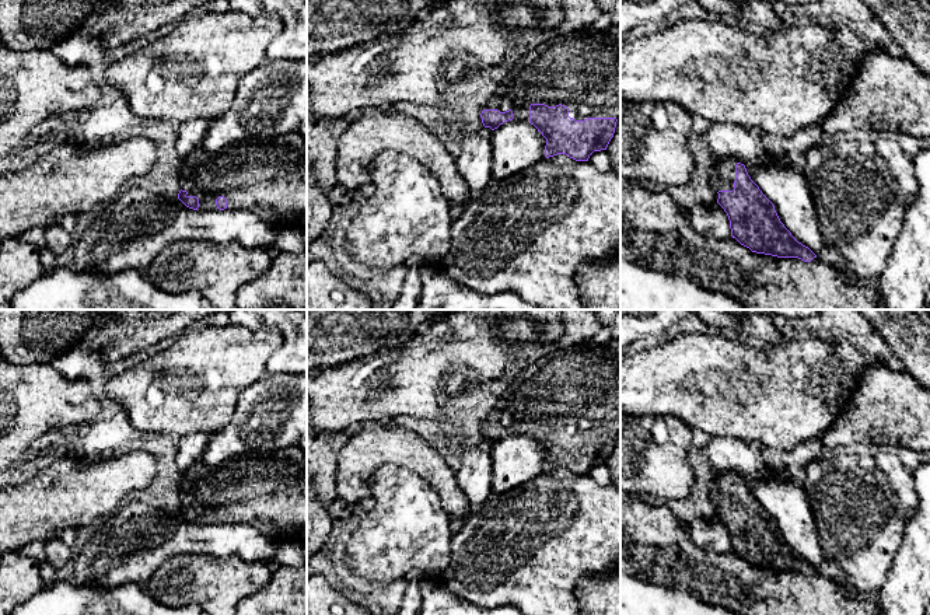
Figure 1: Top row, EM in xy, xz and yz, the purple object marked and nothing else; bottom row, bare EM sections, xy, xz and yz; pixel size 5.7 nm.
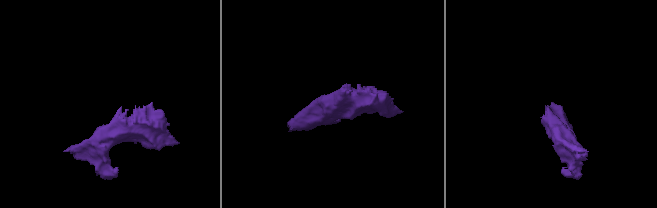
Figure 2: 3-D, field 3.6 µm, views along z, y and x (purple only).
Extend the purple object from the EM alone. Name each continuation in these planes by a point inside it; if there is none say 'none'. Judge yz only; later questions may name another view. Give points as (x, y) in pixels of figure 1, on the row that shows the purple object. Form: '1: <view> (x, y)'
1: yz (723, 178)

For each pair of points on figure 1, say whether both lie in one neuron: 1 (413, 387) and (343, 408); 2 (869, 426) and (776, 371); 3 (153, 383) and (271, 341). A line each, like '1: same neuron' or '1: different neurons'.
1: same neuron
2: different neurons
3: same neuron

